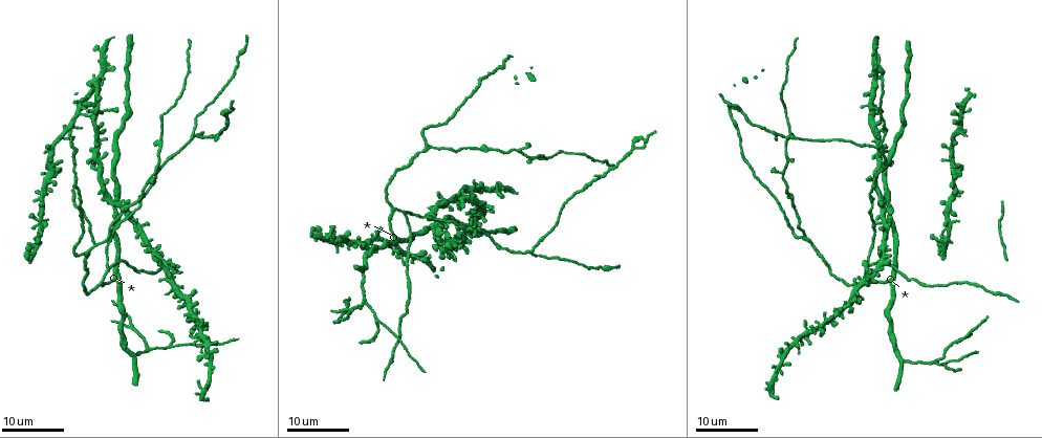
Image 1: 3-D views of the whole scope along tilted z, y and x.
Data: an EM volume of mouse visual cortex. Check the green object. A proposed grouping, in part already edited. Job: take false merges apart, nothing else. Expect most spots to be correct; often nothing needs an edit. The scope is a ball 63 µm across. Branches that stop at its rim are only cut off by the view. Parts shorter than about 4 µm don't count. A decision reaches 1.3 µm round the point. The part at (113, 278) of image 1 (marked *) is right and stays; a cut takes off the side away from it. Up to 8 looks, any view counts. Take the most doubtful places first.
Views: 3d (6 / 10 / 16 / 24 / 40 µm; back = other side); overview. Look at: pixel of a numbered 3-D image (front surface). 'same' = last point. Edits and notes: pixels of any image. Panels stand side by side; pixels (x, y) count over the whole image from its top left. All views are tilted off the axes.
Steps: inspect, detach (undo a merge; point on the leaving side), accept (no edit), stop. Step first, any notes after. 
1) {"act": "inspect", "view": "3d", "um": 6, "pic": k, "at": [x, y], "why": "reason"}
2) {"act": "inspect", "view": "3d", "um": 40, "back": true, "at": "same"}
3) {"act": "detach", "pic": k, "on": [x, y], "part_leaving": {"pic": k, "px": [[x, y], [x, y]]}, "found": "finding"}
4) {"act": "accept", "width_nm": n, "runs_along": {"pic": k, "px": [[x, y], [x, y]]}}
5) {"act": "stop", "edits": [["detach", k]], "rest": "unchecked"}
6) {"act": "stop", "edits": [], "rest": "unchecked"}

{"act": "inspect", "view": "3d", "um": 16, "pic": 1, "at": [802, 237], "why": "three arms meet"}

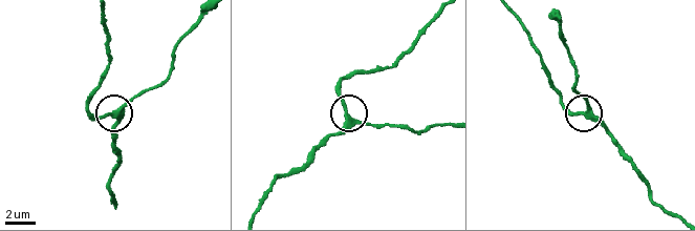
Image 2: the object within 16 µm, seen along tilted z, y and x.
{"act": "inspect", "view": "3d", "um": 10, "pic": 2, "at": [349, 120]}

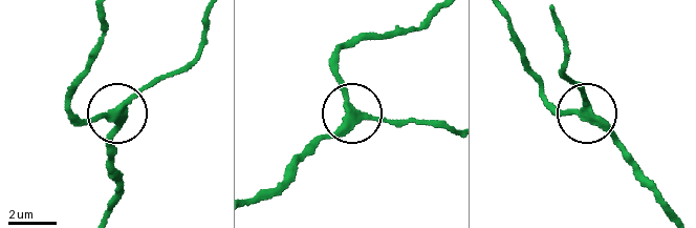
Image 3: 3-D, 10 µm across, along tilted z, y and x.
{"act": "accept", "side_arm_um": 38, "runs_along": {"pic": 3, "px": [[672, 213], [610, 131], [590, 115], [548, 106]]}, "found": "one neuron here"}

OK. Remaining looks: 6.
{"act": "inspect", "view": "3d", "um": 24, "pic": 1, "at": [107, 268], "why": "side arm on a straight run"}

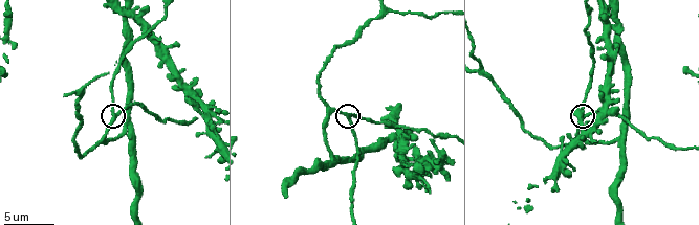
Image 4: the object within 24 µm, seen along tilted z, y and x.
{"act": "inspect", "view": "3d", "um": 10, "pic": 4, "at": [349, 118]}

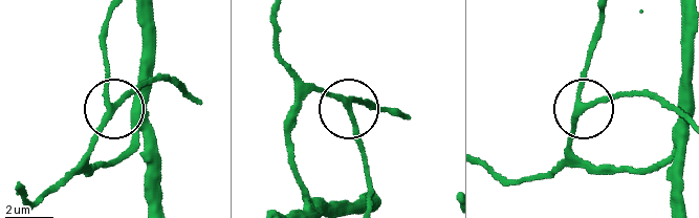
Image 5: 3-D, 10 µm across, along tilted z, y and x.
{"act": "accept", "runs_along": {"pic": 5, "px": [[665, 157], [602, 169], [573, 146], [579, 112], [635, 94]]}, "found": "all the same neuron"}

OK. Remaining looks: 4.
{"act": "inspect", "view": "3d", "um": 24, "pic": 1, "at": [160, 138], "why": "sudden change in width"}

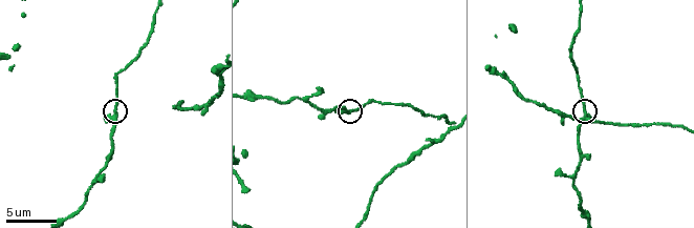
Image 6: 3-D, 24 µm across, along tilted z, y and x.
{"act": "inspect", "view": "3d", "um": 6, "pic": 6, "at": [585, 108], "why": "zoom in"}

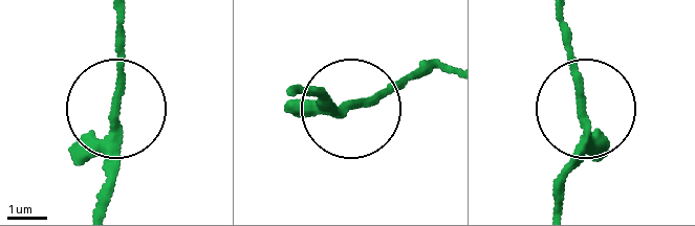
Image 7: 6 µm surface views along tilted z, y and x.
{"act": "accept", "arms": 3, "runs_along": {"pic": 7, "px": [[558, 201], [584, 123], [561, 16]]}, "found": "all the same neuron"}

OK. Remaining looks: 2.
{"act": "inspect", "view": "3d", "um": 24, "pic": 1, "at": [529, 252], "why": "branch point"}

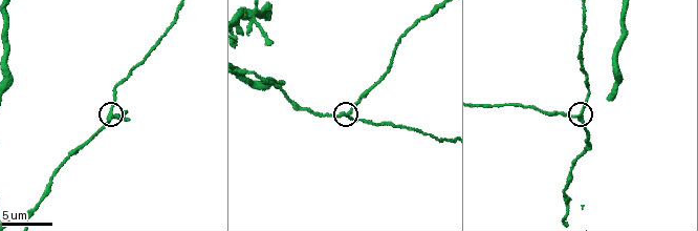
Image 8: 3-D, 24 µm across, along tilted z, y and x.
{"act": "inspect", "view": "3d", "um": 10, "pic": 8, "at": [345, 116], "why": "zoom in"}

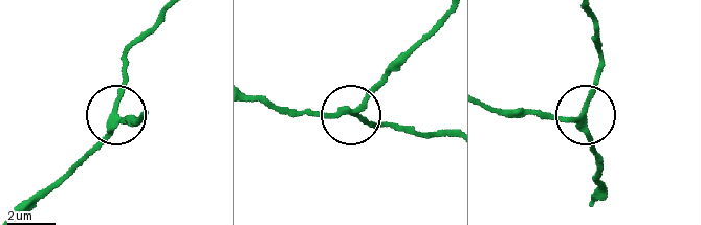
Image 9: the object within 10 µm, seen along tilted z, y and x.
{"act": "accept", "runs_along": {"pic": 9, "px": [[594, 194], [599, 170], [583, 107], [598, 63]]}, "found": "all the same neuron"}

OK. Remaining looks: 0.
{"act": "stop", "edits": [], "rest": "unchecked"}

